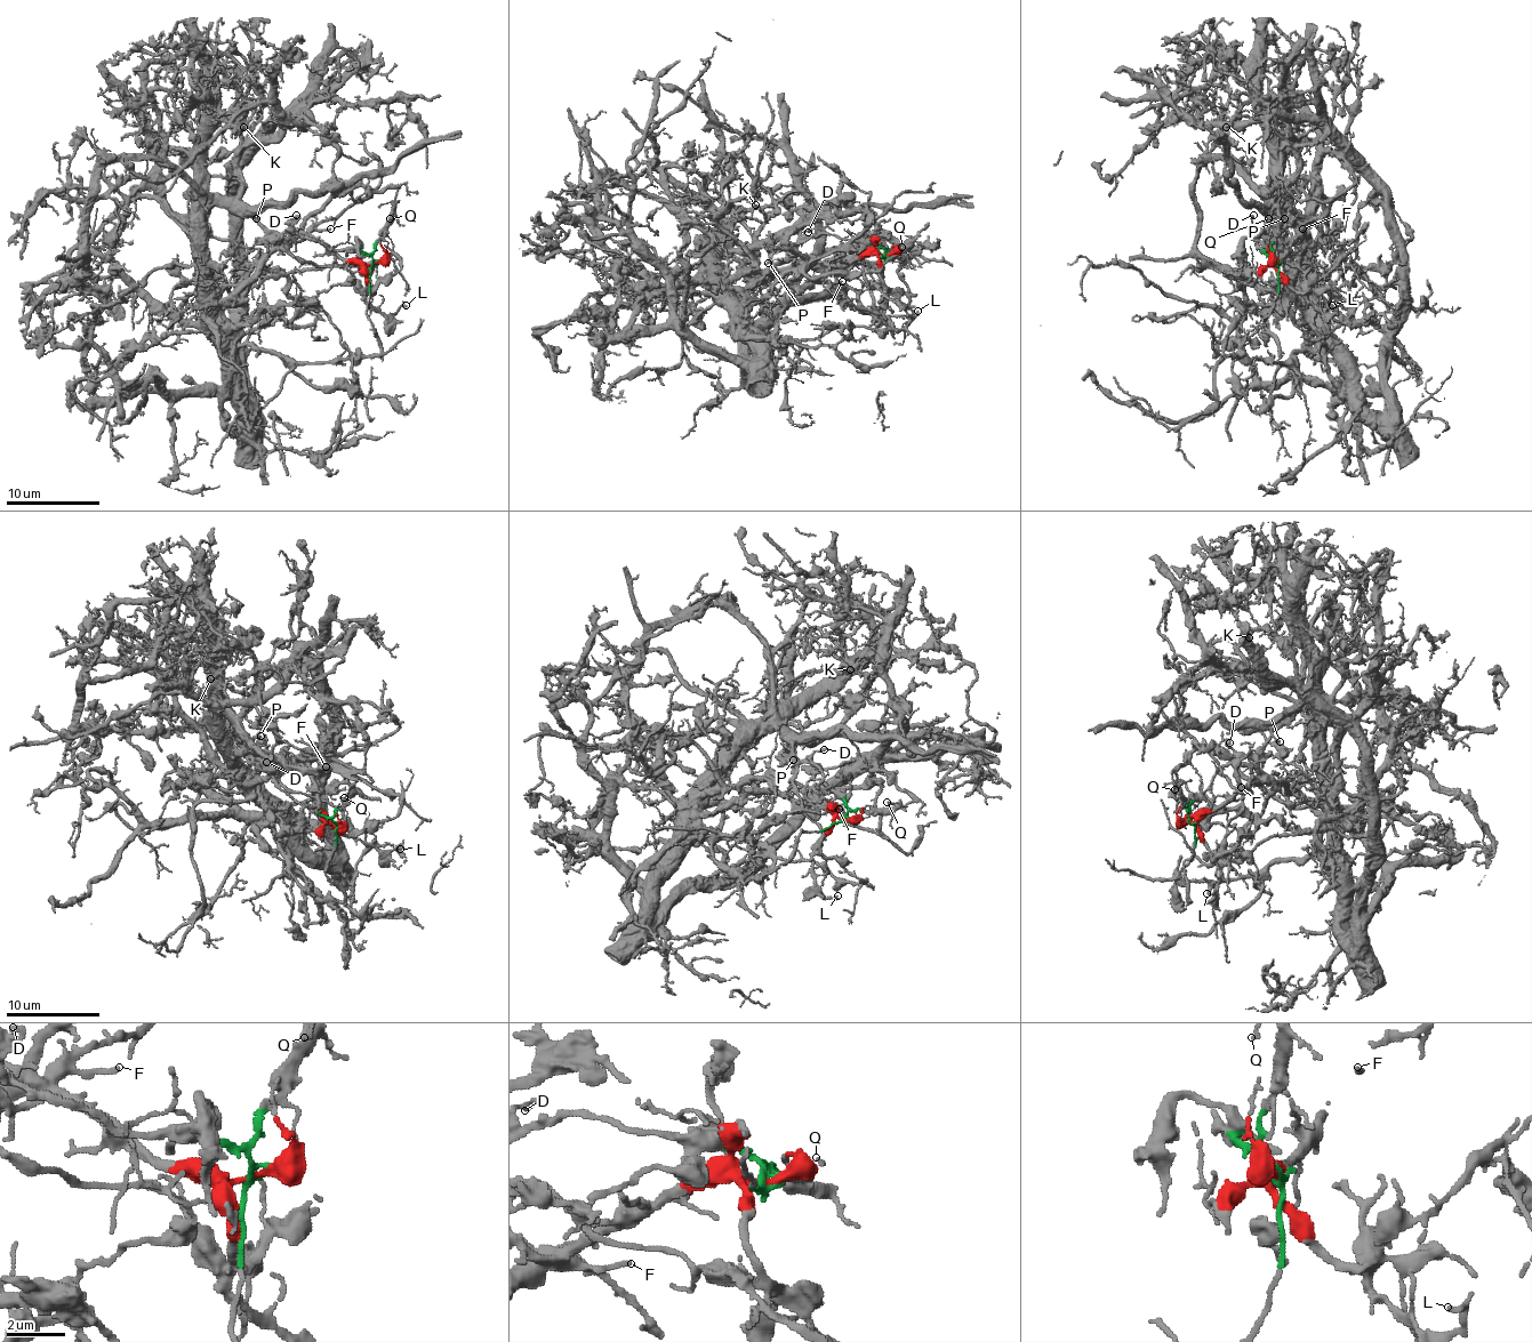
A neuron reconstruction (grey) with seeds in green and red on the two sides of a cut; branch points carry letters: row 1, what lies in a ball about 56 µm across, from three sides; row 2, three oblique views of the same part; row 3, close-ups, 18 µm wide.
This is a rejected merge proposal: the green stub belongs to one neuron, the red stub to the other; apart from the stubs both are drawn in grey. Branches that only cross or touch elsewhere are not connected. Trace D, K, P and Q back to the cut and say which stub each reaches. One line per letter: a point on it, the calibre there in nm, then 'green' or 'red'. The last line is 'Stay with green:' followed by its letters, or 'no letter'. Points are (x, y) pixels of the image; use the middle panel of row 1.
D: at (808, 232); 140 nm thick; green
K: at (755, 205); 190 nm thick; green
P: at (768, 263); 140 nm thick; green
Q: at (901, 247); 100 nm thick; green
Stay with green: D, K, P, Q

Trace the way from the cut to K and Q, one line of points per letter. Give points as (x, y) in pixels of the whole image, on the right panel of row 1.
K: (1277, 266), (1254, 240), (1266, 233), (1268, 206), (1298, 168), (1293, 135), (1257, 103), (1242, 107), (1226, 126)
Q: (1277, 266), (1270, 257), (1277, 222), (1275, 208), (1268, 219)

